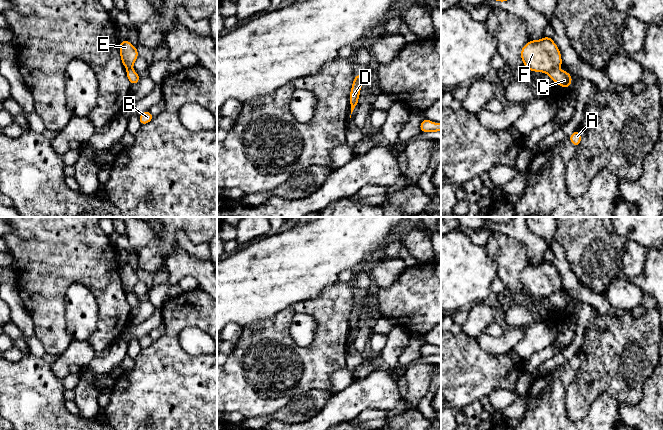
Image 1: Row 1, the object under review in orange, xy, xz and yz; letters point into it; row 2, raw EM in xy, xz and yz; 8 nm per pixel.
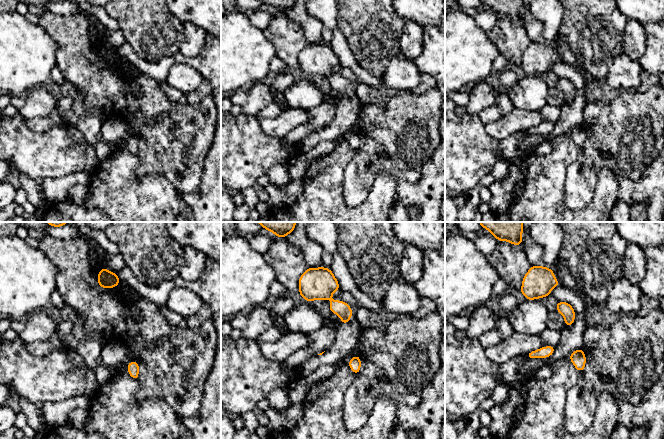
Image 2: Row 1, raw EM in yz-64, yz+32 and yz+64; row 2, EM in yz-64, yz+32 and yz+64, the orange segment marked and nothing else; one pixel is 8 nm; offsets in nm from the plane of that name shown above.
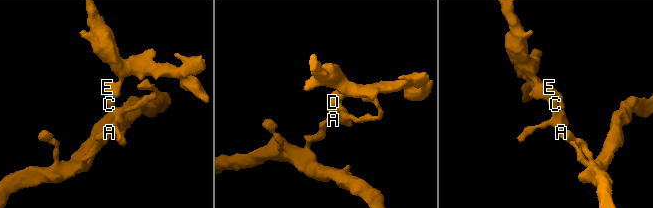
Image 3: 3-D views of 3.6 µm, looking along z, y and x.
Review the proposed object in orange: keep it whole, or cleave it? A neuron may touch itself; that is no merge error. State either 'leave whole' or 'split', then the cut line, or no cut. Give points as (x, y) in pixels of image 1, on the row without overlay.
split; cut in yz along (557, 293), (553, 293), (548, 297)

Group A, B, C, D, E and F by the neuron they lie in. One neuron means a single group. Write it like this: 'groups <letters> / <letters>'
groups A B C / D E F

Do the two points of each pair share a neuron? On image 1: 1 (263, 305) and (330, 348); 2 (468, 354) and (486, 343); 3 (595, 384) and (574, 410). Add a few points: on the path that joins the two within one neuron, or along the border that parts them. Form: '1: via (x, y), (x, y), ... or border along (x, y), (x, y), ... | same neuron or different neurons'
1: border along (298, 302), (280, 310), (271, 318), (255, 322) | different neurons
2: border along (476, 338), (483, 350), (502, 353) | different neurons
3: via (587, 387), (574, 402) | same neuron

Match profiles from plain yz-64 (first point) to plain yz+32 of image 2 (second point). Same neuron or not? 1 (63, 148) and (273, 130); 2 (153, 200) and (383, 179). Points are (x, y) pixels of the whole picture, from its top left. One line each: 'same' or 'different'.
1: different
2: same

